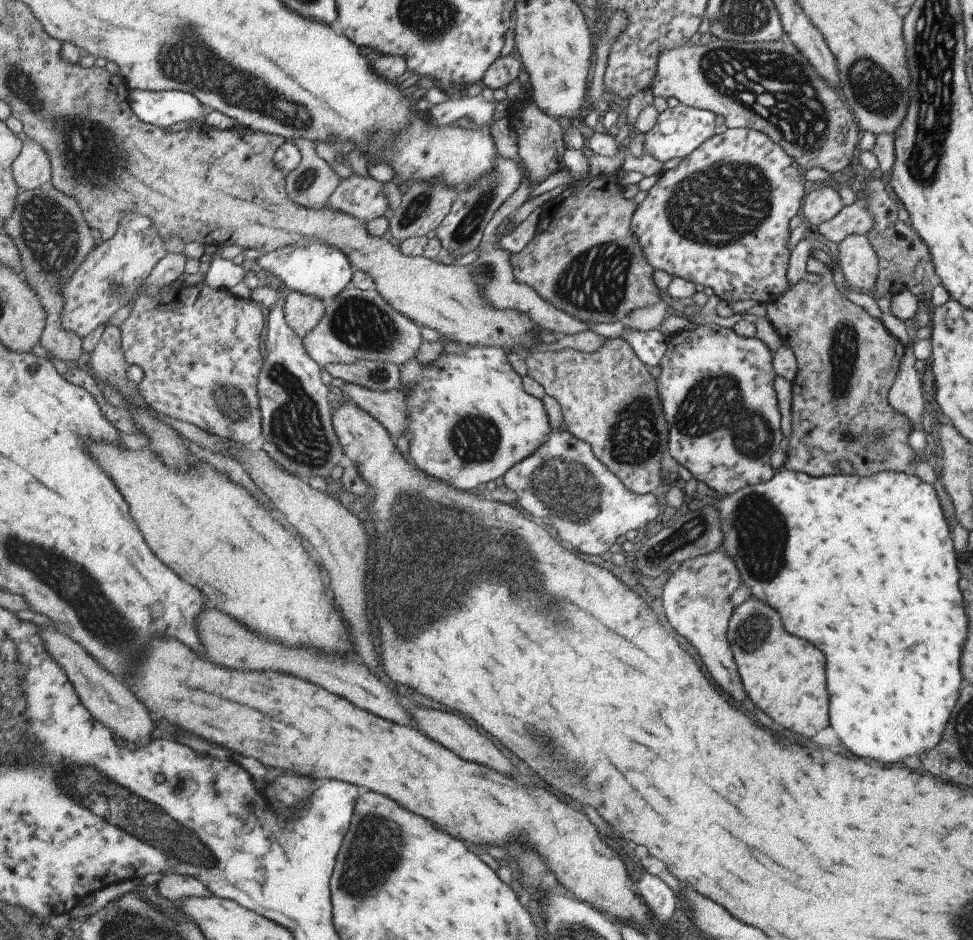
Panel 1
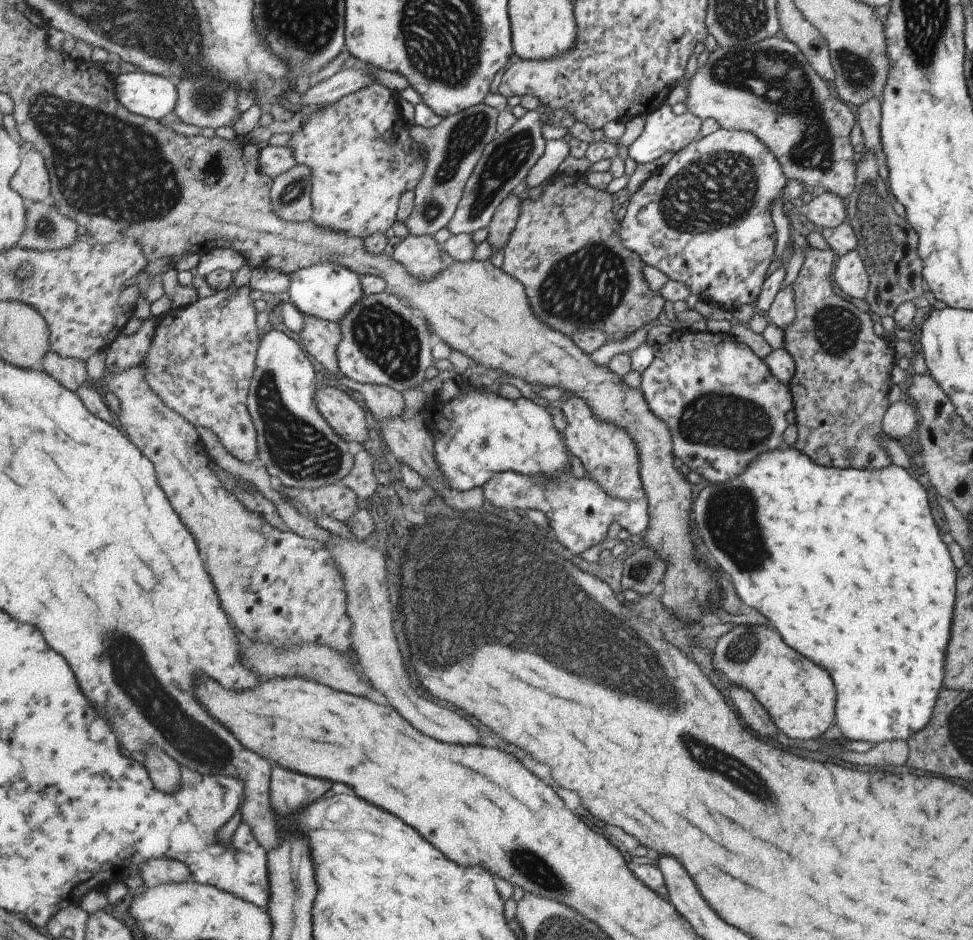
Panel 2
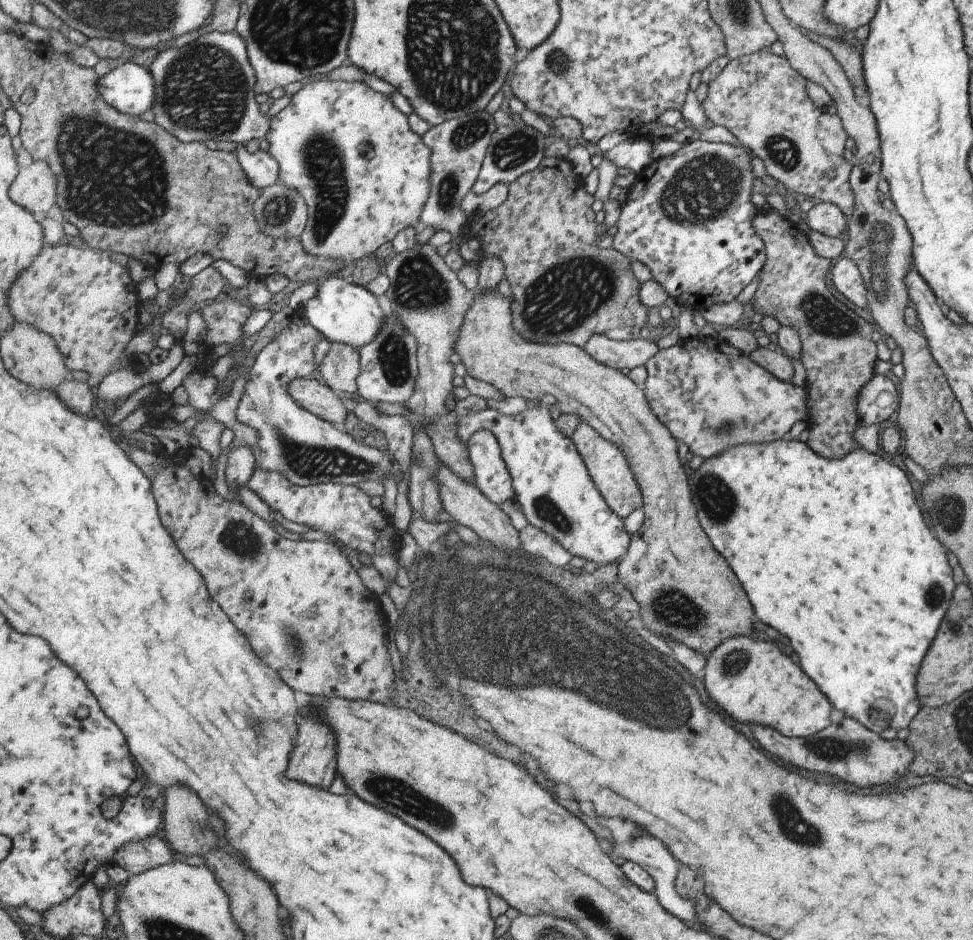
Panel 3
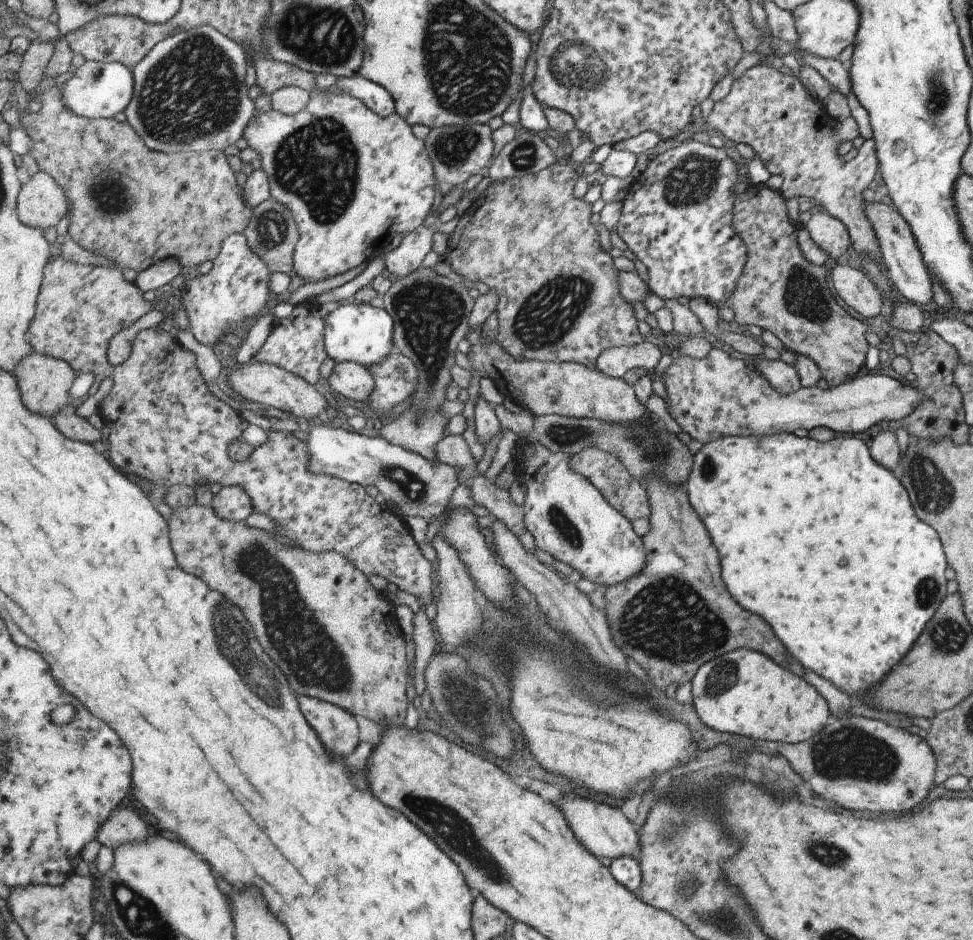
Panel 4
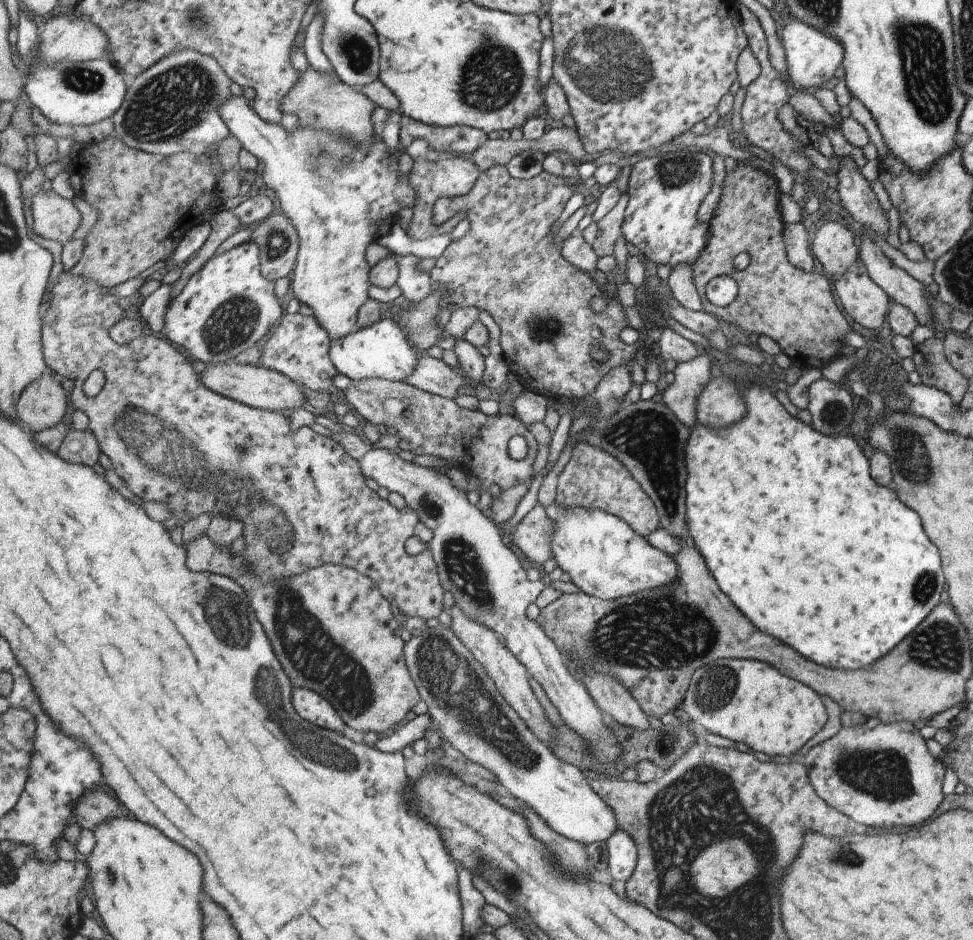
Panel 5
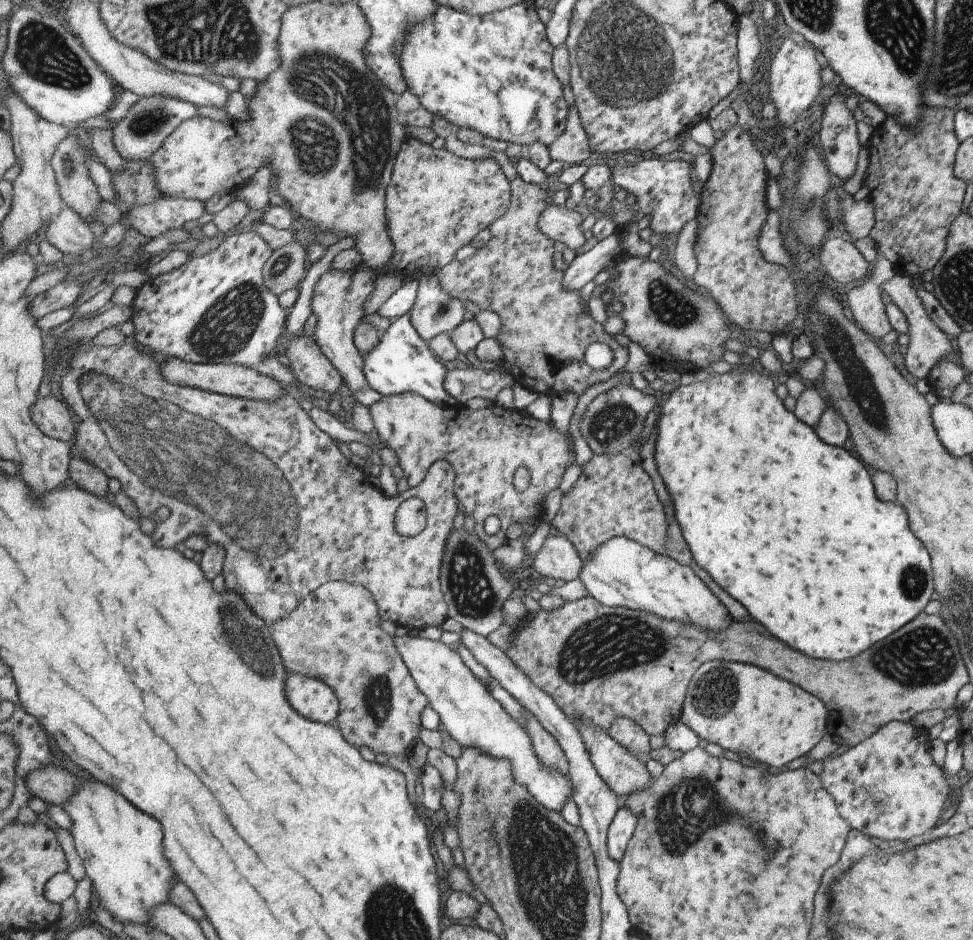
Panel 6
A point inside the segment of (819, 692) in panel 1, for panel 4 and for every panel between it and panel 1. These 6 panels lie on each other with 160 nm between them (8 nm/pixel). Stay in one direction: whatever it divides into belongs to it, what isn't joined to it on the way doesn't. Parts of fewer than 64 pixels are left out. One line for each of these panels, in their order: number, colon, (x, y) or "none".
2: (799, 697)
3: (750, 679)
4: (743, 692)

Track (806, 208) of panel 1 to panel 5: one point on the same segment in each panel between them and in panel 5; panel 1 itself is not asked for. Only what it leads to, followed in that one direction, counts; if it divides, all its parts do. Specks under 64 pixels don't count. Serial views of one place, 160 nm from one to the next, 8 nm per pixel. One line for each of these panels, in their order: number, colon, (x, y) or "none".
2: (826, 210)
3: (825, 218)
4: (827, 232)
5: (834, 246)

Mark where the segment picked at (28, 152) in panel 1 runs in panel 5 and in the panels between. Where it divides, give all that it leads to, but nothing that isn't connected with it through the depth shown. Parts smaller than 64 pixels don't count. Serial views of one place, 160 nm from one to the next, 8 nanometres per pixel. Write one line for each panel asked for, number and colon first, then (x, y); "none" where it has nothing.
2: (33, 181)
3: (36, 189)
4: (43, 203)
5: (54, 217)

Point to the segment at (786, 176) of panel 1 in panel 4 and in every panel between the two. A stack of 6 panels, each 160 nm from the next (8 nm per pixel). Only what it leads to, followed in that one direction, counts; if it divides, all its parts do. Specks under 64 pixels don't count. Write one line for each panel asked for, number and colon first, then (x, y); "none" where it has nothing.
2: (703, 220)
3: (687, 217)
4: (675, 217)

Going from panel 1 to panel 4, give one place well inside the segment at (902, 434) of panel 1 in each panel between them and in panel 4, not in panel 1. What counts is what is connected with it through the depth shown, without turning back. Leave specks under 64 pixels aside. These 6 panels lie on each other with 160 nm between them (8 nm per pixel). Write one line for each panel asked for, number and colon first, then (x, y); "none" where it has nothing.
2: (839, 389)
3: (837, 355)
4: (778, 290)

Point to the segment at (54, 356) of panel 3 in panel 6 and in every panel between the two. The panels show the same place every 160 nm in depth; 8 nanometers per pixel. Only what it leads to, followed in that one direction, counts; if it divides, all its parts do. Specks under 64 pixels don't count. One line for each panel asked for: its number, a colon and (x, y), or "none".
4: (46, 381)
5: (45, 404)
6: (53, 417)

